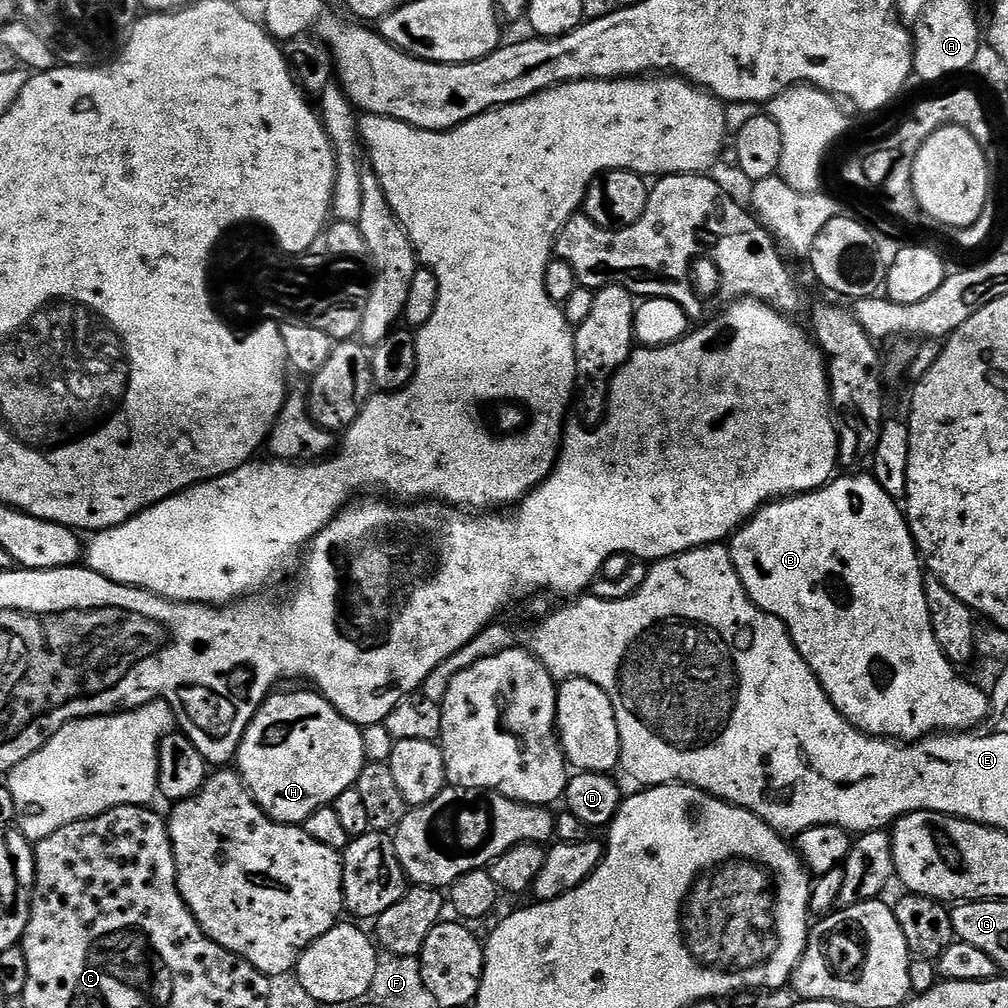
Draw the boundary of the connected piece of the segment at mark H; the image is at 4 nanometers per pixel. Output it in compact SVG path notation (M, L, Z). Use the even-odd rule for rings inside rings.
M319 691L284 692L281 696L269 695L256 711L246 734L240 740L240 750L234 761L249 794L256 799L263 815L278 824L303 825L310 814L319 808L327 808L342 794L342 790L355 788L358 774L365 766L362 750L361 725L350 722Z

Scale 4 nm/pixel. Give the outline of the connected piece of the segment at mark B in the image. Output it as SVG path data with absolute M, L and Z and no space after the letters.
M840 474L831 482L824 485L823 488L818 488L814 492L806 492L802 496L789 496L779 500L773 500L759 508L752 515L751 520L737 530L730 538L730 551L732 553L732 561L736 567L738 578L742 582L742 586L746 590L746 594L751 600L756 603L763 612L769 612L771 616L777 616L781 622L788 628L790 638L794 642L794 646L798 650L798 654L802 654L802 658L810 666L810 670L814 670L814 674L818 678L818 682L822 686L822 690L826 690L826 694L830 698L830 702L834 702L836 709L845 716L854 727L860 731L868 733L870 736L883 736L889 740L898 740L901 742L911 742L913 740L923 740L925 736L933 734L943 734L945 732L967 732L975 729L977 726L983 725L990 716L990 696L987 691L983 692L980 688L975 688L968 680L963 680L959 676L957 665L952 664L942 654L942 650L938 646L938 638L934 638L934 630L930 626L930 610L926 606L926 594L924 593L924 582L926 579L925 573L922 571L922 561L920 553L916 551L916 541L912 539L912 531L908 528L908 521L905 513L902 511L901 505L897 501L890 498L890 494L886 494L886 490L882 490L882 486L878 486L875 476L865 474L865 476L856 476L860 474Z

